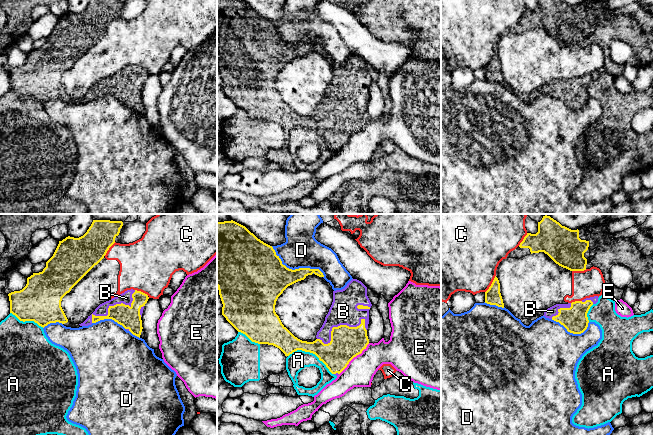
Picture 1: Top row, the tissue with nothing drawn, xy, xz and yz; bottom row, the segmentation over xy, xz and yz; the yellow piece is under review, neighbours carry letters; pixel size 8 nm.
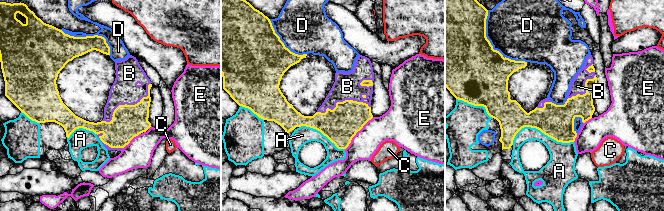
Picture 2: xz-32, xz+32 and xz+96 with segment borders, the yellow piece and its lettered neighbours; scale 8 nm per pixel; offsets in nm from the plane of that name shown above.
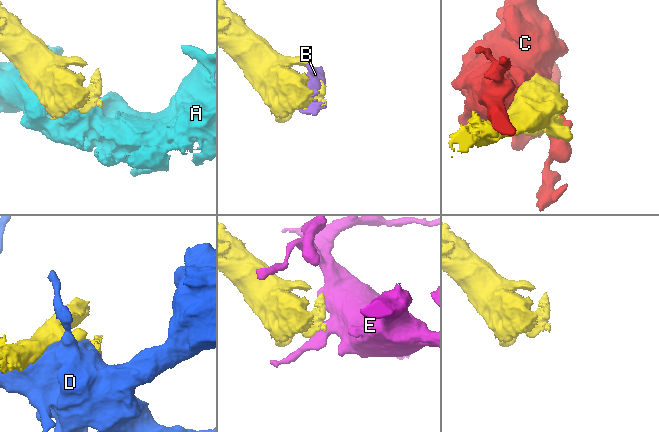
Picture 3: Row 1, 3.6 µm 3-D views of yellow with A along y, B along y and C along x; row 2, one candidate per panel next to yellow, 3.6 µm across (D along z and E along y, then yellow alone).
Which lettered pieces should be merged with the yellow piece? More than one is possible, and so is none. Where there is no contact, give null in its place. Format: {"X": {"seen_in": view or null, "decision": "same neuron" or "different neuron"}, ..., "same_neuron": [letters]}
{"A": {"seen_in": "xz", "decision": "different neuron"}, "B": {"seen_in": "xz", "decision": "same neuron"}, "C": {"seen_in": "yz", "decision": "different neuron"}, "D": {"seen_in": "xz", "decision": "different neuron"}, "E": {"seen_in": "xz", "decision": "different neuron"}, "same_neuron": ["B"]}

